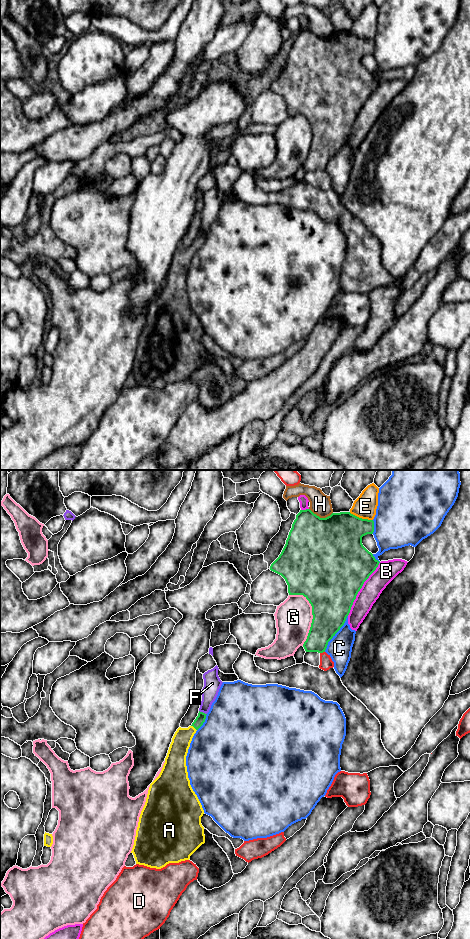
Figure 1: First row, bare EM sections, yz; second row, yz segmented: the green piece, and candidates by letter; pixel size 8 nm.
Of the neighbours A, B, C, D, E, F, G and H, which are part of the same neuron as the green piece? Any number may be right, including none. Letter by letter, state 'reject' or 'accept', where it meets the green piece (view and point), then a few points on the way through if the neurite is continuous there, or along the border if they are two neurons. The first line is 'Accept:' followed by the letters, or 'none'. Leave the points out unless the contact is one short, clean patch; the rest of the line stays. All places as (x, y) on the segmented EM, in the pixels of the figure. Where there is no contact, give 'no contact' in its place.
Accept: A
A: accept; contact yz (194, 727); way yz (200, 719), (194, 727), (181, 740), (178, 749)
B: reject; contact yz (360, 588)
C: reject; contact yz (336, 632)
D: reject; contact yz (322, 652)
E: reject; contact yz (361, 518)
F: reject; contact yz (202, 712)
G: reject; contact yz (312, 614)
H: reject; contact yz (321, 518)

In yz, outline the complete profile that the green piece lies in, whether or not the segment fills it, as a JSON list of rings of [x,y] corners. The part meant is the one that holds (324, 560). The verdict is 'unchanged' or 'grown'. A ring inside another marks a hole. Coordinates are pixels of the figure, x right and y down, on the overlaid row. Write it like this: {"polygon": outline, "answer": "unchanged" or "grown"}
{"polygon": [[[306,509],[306,510],[300,510],[300,512],[296,515],[296,519],[292,524],[292,528],[286,540],[286,544],[279,557],[271,564],[270,570],[281,575],[285,579],[288,585],[289,595],[303,595],[312,606],[313,619],[307,639],[303,644],[303,647],[306,652],[318,652],[318,653],[325,652],[328,642],[335,636],[335,634],[344,625],[346,618],[350,613],[353,602],[356,599],[356,596],[360,591],[360,589],[362,588],[364,582],[378,567],[380,562],[376,560],[373,554],[369,552],[362,544],[362,537],[367,534],[373,534],[373,532],[374,532],[373,520],[359,518],[351,514],[350,512],[332,513],[330,516],[326,518],[320,518],[319,516],[314,514],[310,509]]], "answer": "unchanged"}

